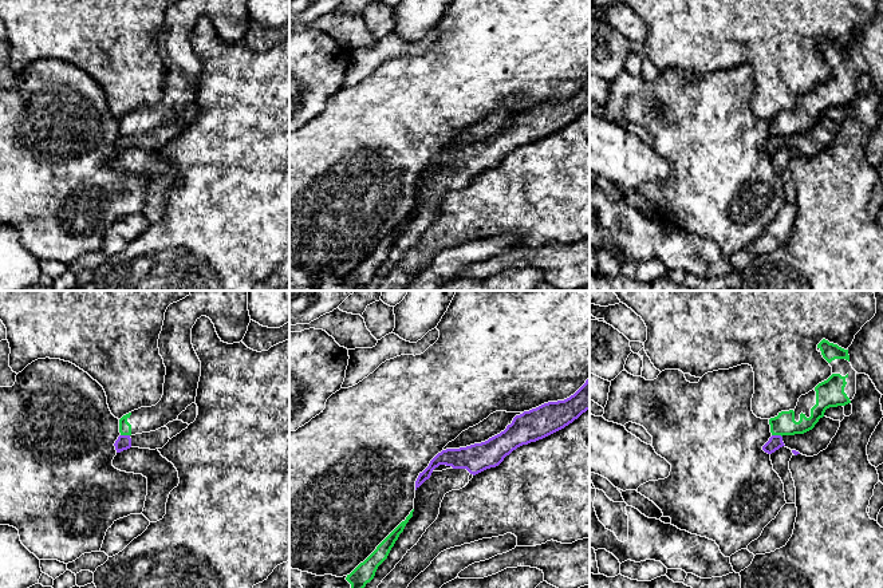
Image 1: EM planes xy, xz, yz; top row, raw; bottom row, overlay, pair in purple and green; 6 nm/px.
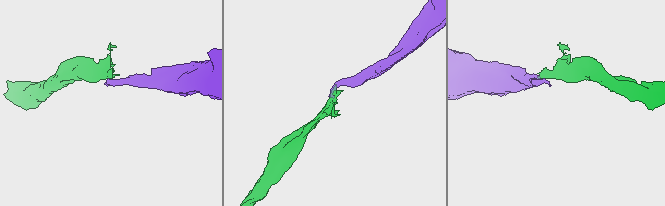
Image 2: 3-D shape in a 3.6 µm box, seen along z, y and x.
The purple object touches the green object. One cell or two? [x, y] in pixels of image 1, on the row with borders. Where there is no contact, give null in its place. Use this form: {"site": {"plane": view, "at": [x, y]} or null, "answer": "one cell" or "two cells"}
{"site": {"plane": "yz", "at": [777, 435]}, "answer": "two cells"}

